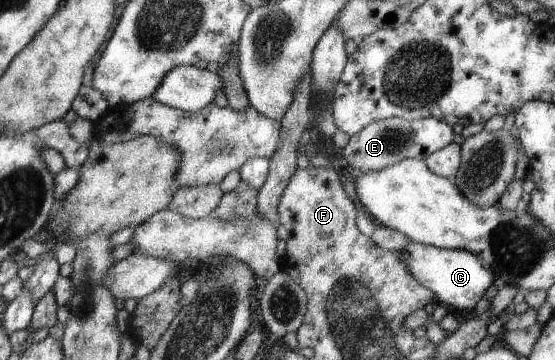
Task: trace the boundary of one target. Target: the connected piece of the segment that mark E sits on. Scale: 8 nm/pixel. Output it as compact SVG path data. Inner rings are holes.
M433 117L417 120L387 118L368 124L359 133L350 135L348 144L343 148L345 160L361 172L377 172L404 159L425 160L430 154L443 149L453 142L455 133L448 122Z

